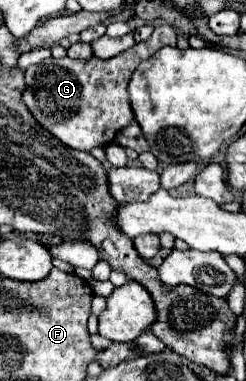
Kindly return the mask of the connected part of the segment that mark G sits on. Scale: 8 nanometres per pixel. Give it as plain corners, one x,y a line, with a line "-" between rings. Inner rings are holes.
161,25
155,27
155,31
151,33
151,37
143,43
135,43
131,49
111,57
111,59
99,59
99,57
91,57
87,61
83,59
71,59
71,57
49,57
39,65
31,65
25,71
25,91
23,91
23,103
27,105
27,109
31,111
31,115
35,117
35,121
51,133
51,137
59,139
65,147
75,149
75,151
93,151
95,147
107,147
115,141
117,133
121,129
125,129
135,117
129,105
129,91
127,85
131,81
131,75
135,73
135,69
139,67
141,61
149,59
151,55
155,55
161,47
165,45
175,45
177,41
177,33
171,25

